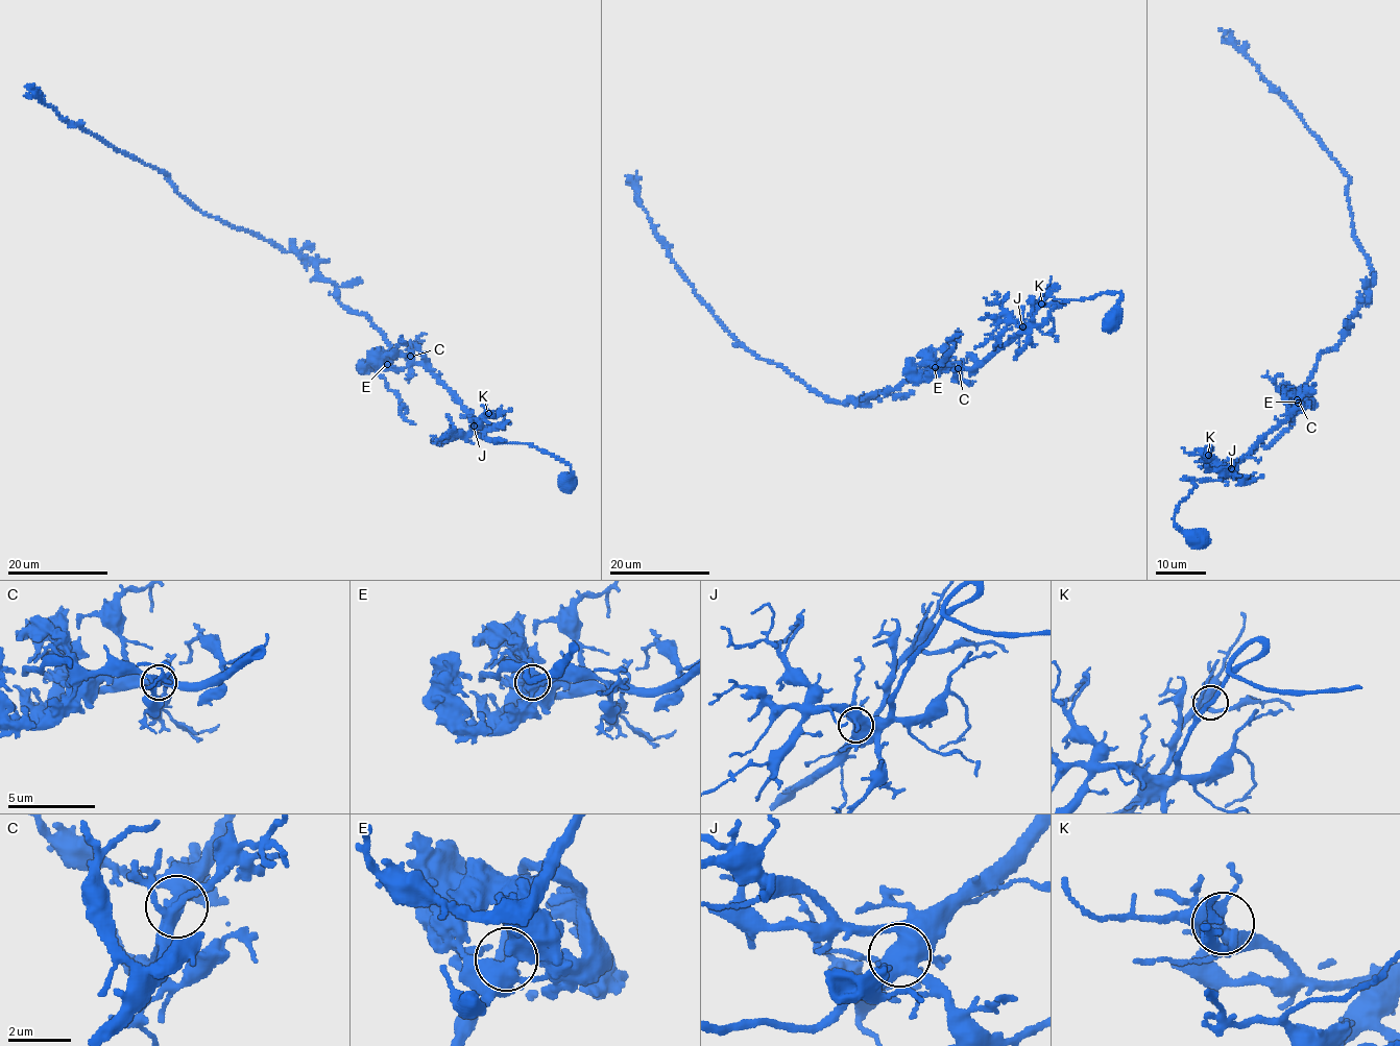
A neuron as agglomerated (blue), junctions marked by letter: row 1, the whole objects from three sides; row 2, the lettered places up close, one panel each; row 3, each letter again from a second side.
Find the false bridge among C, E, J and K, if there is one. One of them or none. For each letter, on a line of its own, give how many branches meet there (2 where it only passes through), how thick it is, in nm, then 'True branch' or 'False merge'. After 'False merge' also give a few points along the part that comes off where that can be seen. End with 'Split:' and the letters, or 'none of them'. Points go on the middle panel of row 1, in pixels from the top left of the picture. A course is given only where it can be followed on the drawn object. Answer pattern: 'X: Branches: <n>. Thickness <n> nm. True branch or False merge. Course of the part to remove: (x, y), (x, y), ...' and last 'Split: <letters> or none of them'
C: Branches: 4. Thickness 360 nm. True branch
E: Branches: 4. Thickness 460 nm. False merge. Course of the part to remove: (935, 367), (930, 362), (920, 364), (932, 363), (934, 366), (939, 363), (954, 348), (948, 339), (962, 334)
J: Branches: 4. Thickness 500 nm. True branch
K: Branches: 4. Thickness 480 nm. True branch
Split: E

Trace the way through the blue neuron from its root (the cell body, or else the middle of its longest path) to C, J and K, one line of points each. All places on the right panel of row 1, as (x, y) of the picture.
C: (1202, 538), (1184, 532), (1174, 519), (1179, 504), (1196, 485), (1192, 481), (1226, 476), (1288, 416), (1297, 399)
J: (1202, 538), (1178, 528), (1174, 519), (1177, 508), (1195, 488), (1193, 479), (1219, 480), (1231, 468)
K: (1202, 538), (1178, 528), (1174, 518), (1179, 504), (1196, 485), (1193, 479), (1219, 480), (1230, 467), (1208, 455)

